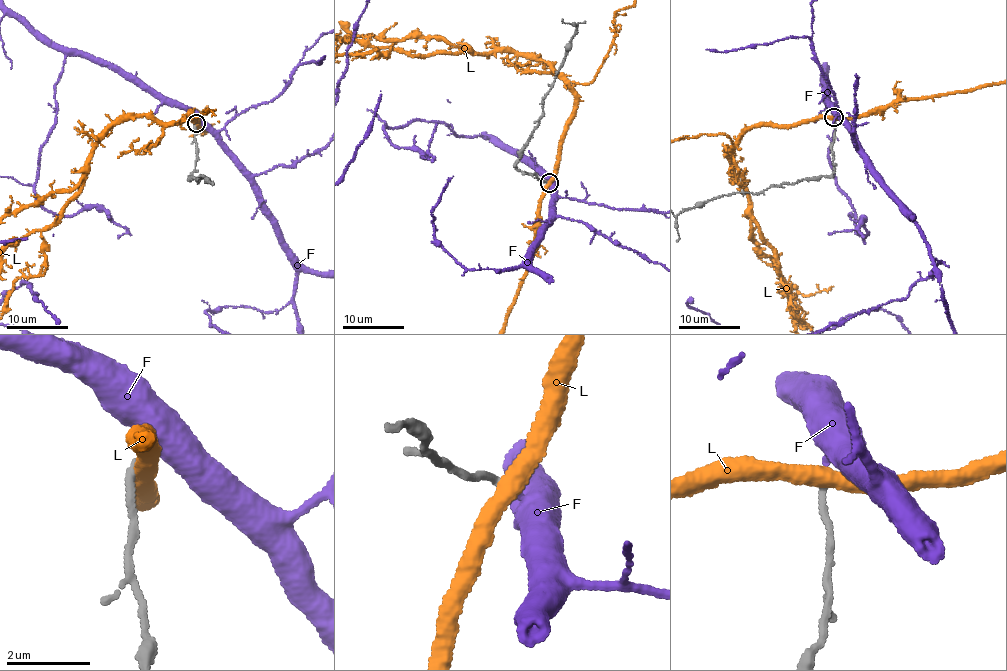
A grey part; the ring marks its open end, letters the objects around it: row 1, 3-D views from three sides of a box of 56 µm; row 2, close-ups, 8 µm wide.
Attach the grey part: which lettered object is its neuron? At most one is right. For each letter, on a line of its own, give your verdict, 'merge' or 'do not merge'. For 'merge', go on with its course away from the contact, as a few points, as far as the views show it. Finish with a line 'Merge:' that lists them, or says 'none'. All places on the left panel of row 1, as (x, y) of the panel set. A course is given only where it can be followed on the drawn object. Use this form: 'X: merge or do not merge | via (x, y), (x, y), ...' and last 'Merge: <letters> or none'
F: merge
L: do not merge
Merge: F

